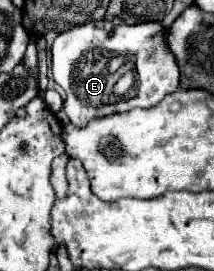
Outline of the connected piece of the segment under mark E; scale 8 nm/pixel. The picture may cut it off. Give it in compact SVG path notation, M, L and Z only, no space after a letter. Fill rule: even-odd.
M87 22L75 26L67 32L61 32L53 40L53 78L65 90L63 112L71 120L71 124L83 128L91 118L103 118L115 112L129 112L133 108L153 108L167 94L179 88L179 68L173 54L167 50L165 40L161 36L163 26L159 22L143 22L135 26L113 26L111 22ZM125 72L131 72L131 82L123 80L123 92L115 90L115 84L125 78Z

